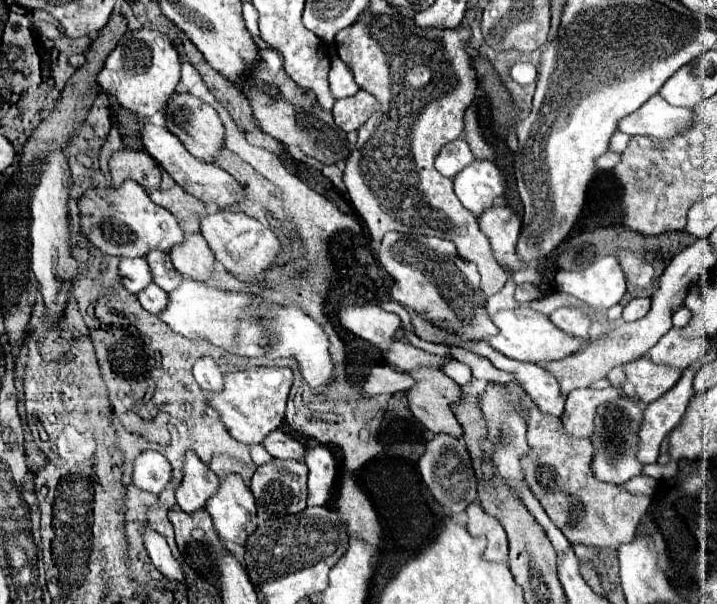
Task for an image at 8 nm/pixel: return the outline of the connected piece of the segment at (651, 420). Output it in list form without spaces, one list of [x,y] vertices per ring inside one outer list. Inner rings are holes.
[[[697,361],[697,365],[693,365],[691,369],[685,369],[675,387],[671,387],[665,395],[645,407],[637,449],[637,459],[643,465],[657,462],[663,439],[685,415],[685,409],[693,397],[693,381],[699,367],[701,363]]]

